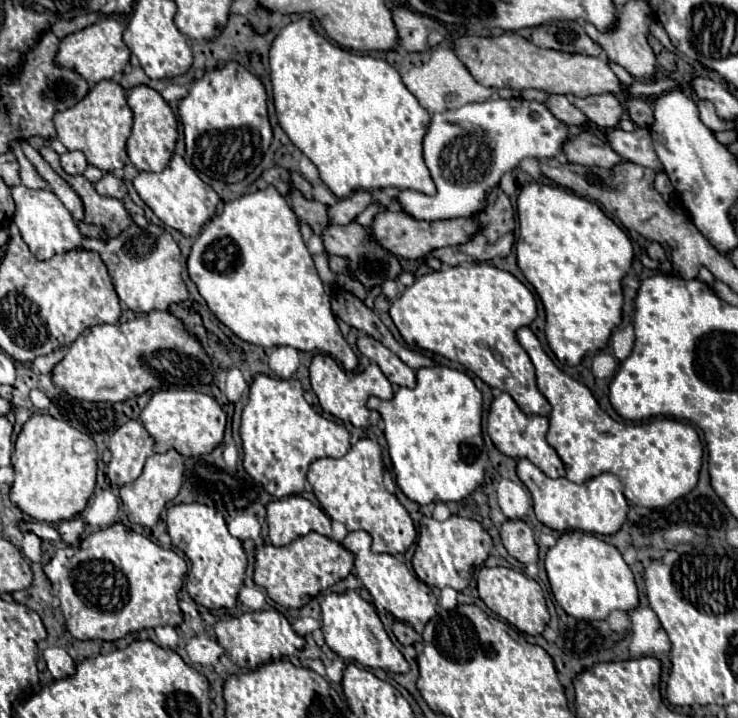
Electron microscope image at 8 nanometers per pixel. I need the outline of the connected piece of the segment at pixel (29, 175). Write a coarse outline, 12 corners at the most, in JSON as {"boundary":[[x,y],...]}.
{"boundary":[[19,145],[21,183],[29,189],[45,189],[47,183],[37,175]]}

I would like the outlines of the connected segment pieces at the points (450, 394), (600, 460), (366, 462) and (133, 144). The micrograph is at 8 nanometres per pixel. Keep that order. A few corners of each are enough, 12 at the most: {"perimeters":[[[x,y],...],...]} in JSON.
{"perimeters":[[[423,367],[383,417],[399,489],[419,505],[483,483],[482,394]],[[529,327],[517,339],[553,407],[547,441],[567,479],[621,480],[628,502],[695,489],[691,425],[617,423],[555,367]],[[377,441],[317,459],[307,481],[347,531],[397,557],[417,537]],[[139,85],[127,93],[129,161],[163,171],[177,143],[165,99]]]}

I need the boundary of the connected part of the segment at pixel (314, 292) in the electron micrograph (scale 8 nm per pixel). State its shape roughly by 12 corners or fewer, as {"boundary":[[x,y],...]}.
{"boundary":[[275,187],[227,203],[187,267],[239,339],[357,355]]}

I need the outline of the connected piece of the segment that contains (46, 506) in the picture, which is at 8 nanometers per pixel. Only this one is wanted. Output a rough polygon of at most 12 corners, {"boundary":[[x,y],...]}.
{"boundary":[[31,415],[15,441],[11,503],[37,521],[79,515],[97,445]]}

